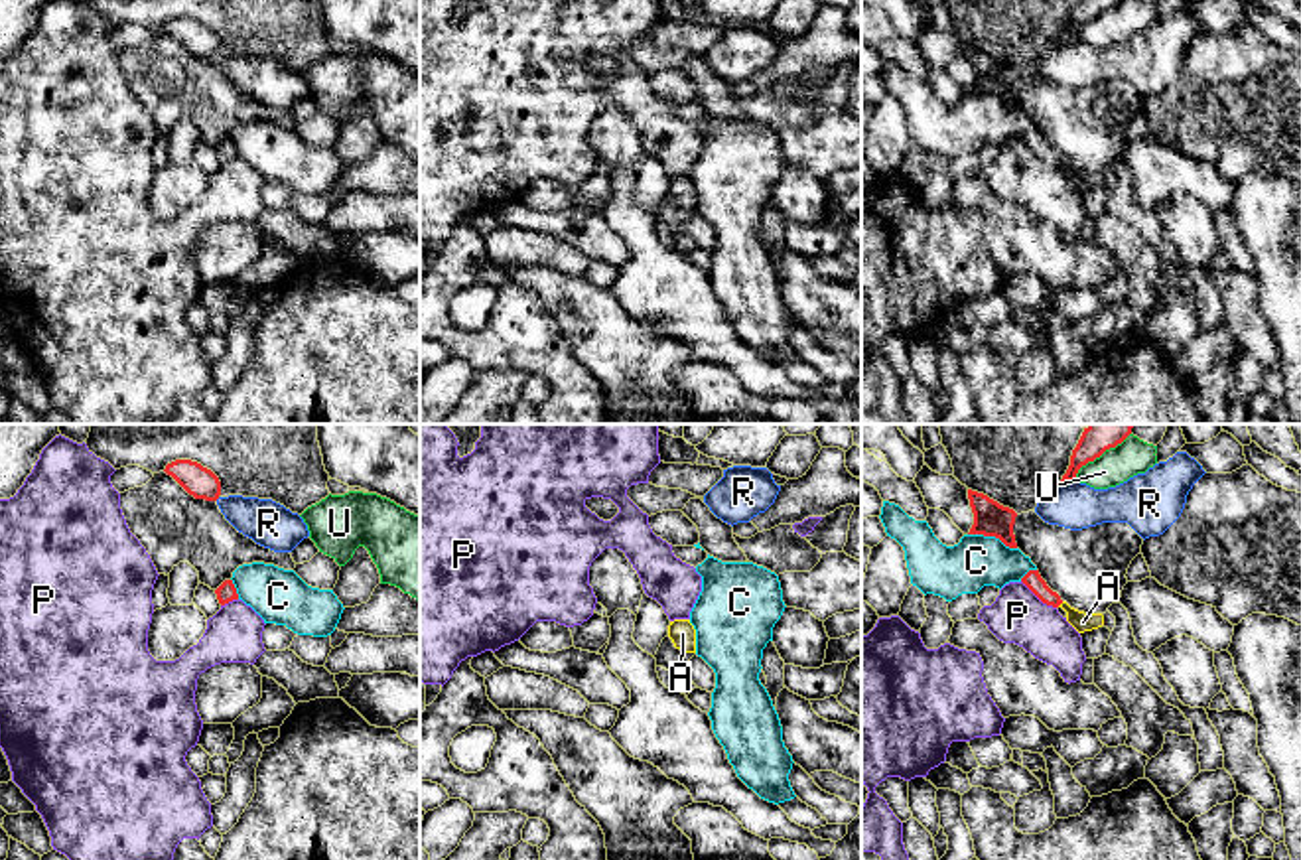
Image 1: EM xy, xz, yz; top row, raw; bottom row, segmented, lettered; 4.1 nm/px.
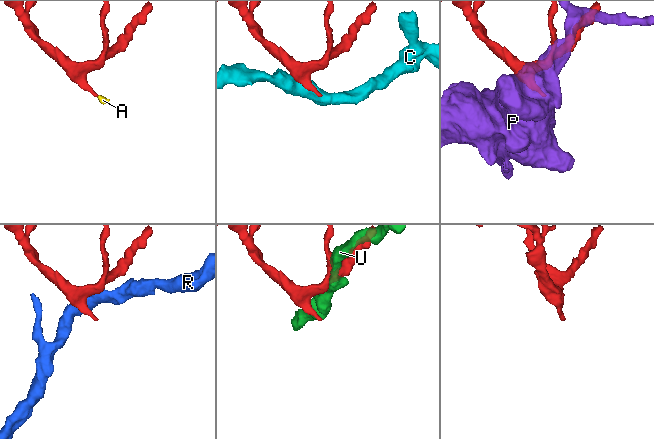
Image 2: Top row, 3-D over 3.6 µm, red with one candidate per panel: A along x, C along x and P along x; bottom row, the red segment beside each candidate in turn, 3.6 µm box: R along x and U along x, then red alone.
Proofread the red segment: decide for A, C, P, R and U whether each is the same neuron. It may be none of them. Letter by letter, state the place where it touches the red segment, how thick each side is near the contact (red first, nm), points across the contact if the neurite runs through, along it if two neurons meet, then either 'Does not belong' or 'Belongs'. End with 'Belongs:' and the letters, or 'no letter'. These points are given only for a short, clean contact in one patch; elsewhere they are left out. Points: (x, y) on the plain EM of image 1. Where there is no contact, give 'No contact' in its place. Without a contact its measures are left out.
A: Touches red at yz (1059, 162). Thickness 70 nm (red) against 80 nm. Path across: yz (1033, 139), (1059, 162), (1083, 180). Belongs
C: Touches red at yz (992, 93). Thickness 140 nm (red) against 220 nm. Does not belong
P: Touches red at yz (1039, 156). Thickness 70 nm (red) against 220 nm. Does not belong
R: Touches red at yz (1067, 40). Thickness 90 nm (red) against 200 nm. Does not belong
U: Touches red at yz (1096, 14). Thickness 90 nm (red) against 150 nm. Does not belong
Belongs: A

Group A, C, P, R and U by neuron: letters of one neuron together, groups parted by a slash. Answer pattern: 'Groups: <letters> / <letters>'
Groups: A / C / P / R / U

